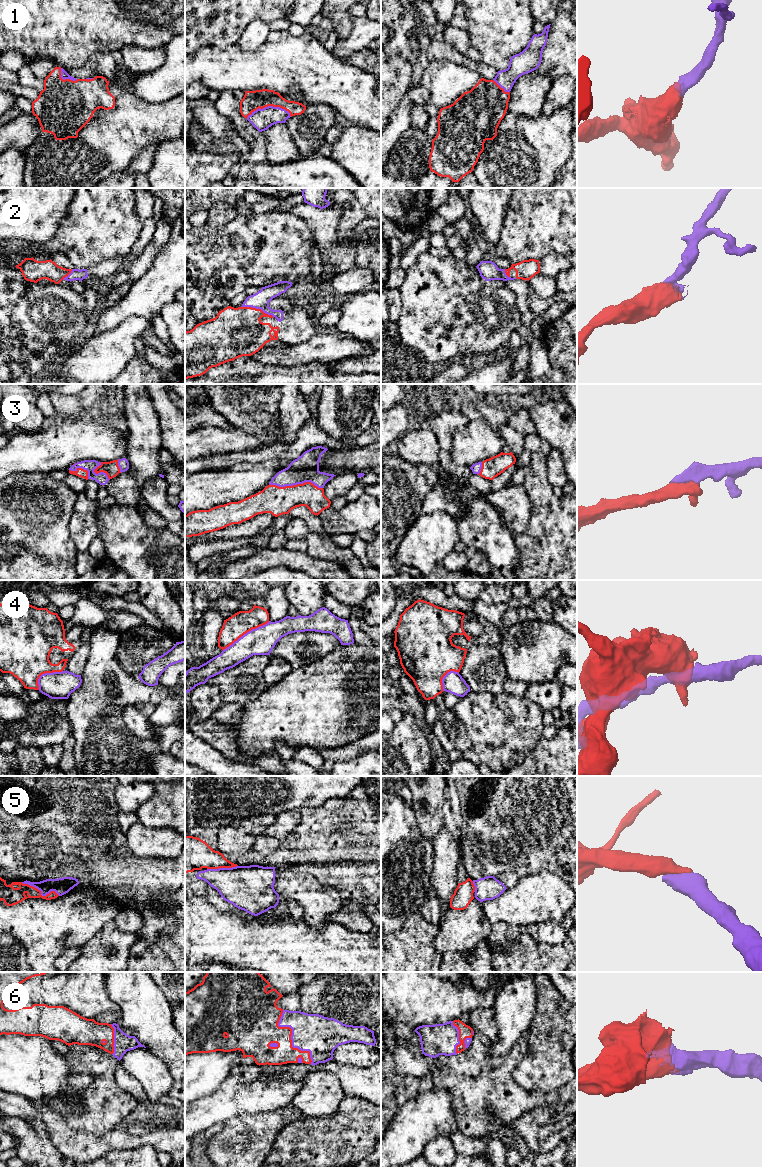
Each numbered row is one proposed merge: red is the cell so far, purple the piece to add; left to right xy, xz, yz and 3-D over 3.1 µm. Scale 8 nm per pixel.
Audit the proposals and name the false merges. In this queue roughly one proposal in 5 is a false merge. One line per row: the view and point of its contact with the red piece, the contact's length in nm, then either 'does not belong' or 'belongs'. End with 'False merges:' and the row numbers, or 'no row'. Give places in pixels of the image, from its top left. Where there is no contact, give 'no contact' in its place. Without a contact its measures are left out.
1: xz (269, 105) | 360 nm | belongs
2: xz (257, 309) | 280 nm | belongs
3: xz (296, 485) | 440 nm | belongs
4: xz (246, 632) | 440 nm | does not belong
5: xy (40, 892) | 320 nm | belongs
6: xz (290, 1037) | 500 nm | belongs
False merges: 4

